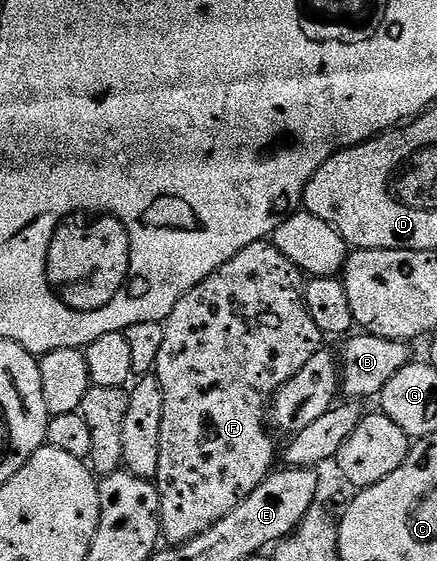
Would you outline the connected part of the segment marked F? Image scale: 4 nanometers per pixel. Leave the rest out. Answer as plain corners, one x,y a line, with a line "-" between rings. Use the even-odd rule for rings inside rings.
262,241
247,245
231,261
227,261
215,273
211,273
202,283
195,285
178,301
175,309
171,309
168,319
165,320
165,332
163,333
163,346
159,348
159,357
155,368
155,377
159,381
159,389
163,397
163,425
159,437
159,469
157,470
157,492
159,493
159,517
161,518
161,534
164,542
169,545
186,543
188,539
194,539
199,533
203,533
211,525
215,525
235,505
242,503
251,492
274,470
273,463
273,439
269,436
270,428
267,426
267,412
272,404
274,395
311,357
315,357
317,351
322,350
323,336
321,331
311,321
311,313
307,313
305,304
306,276
272,242

